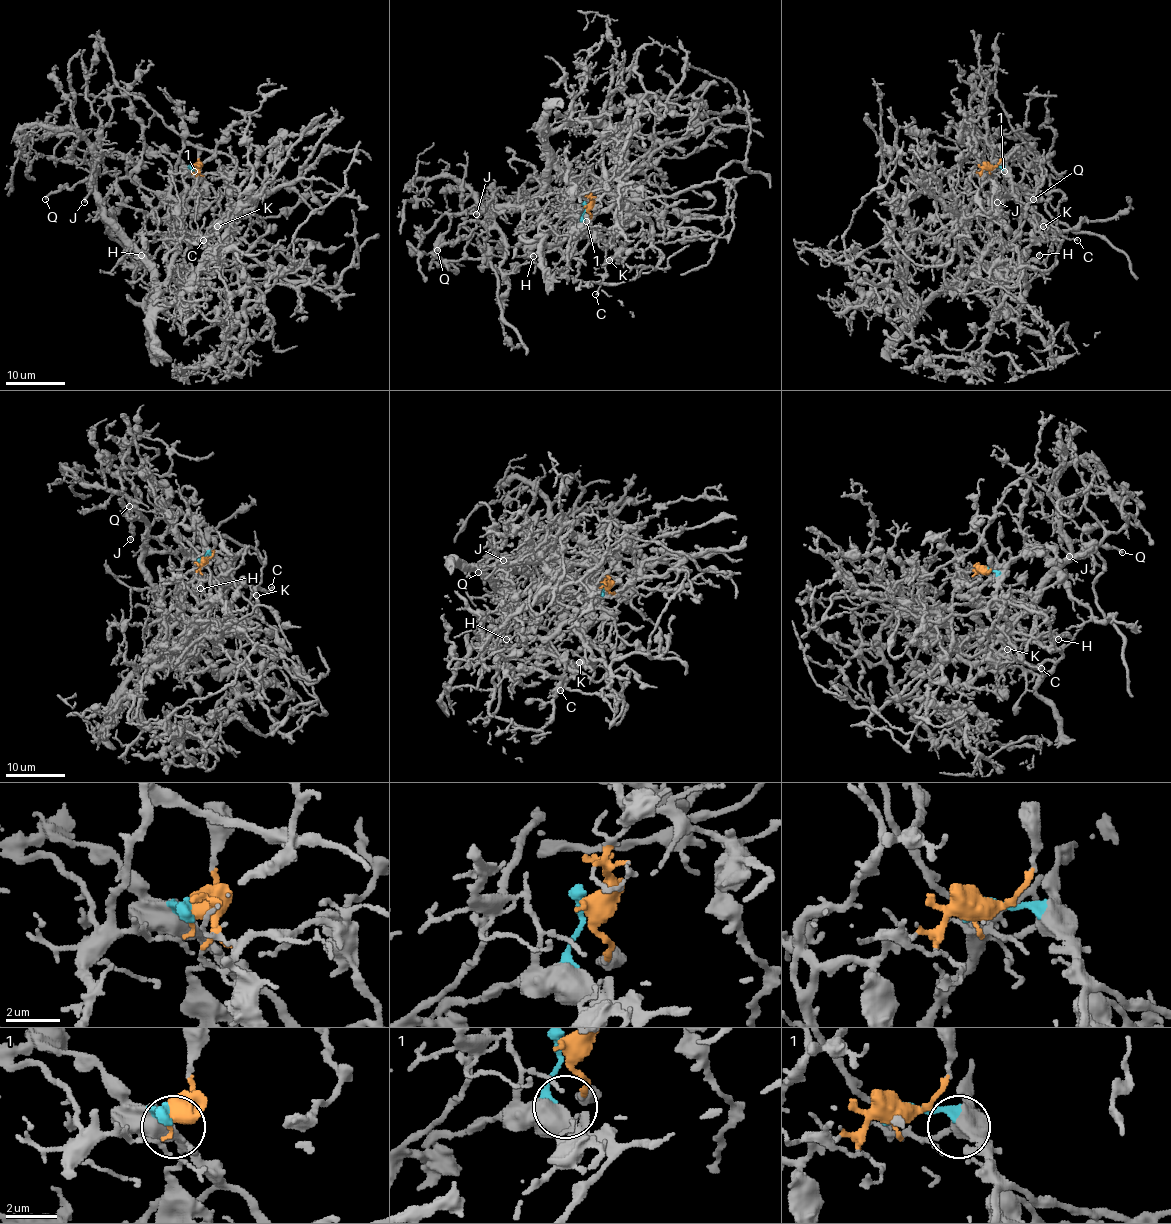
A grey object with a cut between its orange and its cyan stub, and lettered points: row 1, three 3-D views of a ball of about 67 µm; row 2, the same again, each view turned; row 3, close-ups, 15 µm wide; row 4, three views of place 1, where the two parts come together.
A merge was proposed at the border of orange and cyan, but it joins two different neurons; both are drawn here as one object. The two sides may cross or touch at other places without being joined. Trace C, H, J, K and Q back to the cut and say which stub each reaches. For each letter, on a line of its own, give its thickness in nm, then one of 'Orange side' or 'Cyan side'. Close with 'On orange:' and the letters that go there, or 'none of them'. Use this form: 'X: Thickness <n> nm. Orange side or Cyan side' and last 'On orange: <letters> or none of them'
C: Thickness 160 nm. Cyan side
H: Thickness 90 nm. Orange side
J: Thickness 200 nm. Orange side
K: Thickness 120 nm. Orange side
Q: Thickness 180 nm. Orange side
On orange: H, J, K, Q

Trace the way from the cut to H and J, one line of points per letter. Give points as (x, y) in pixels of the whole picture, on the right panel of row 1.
H: (989, 166), (953, 184), (966, 238), (951, 283), (981, 262), (1025, 266), (1039, 254)
J: (989, 166), (953, 194), (971, 232), (1005, 215), (1011, 245), (996, 250), (1010, 181), (995, 169), (998, 202)

